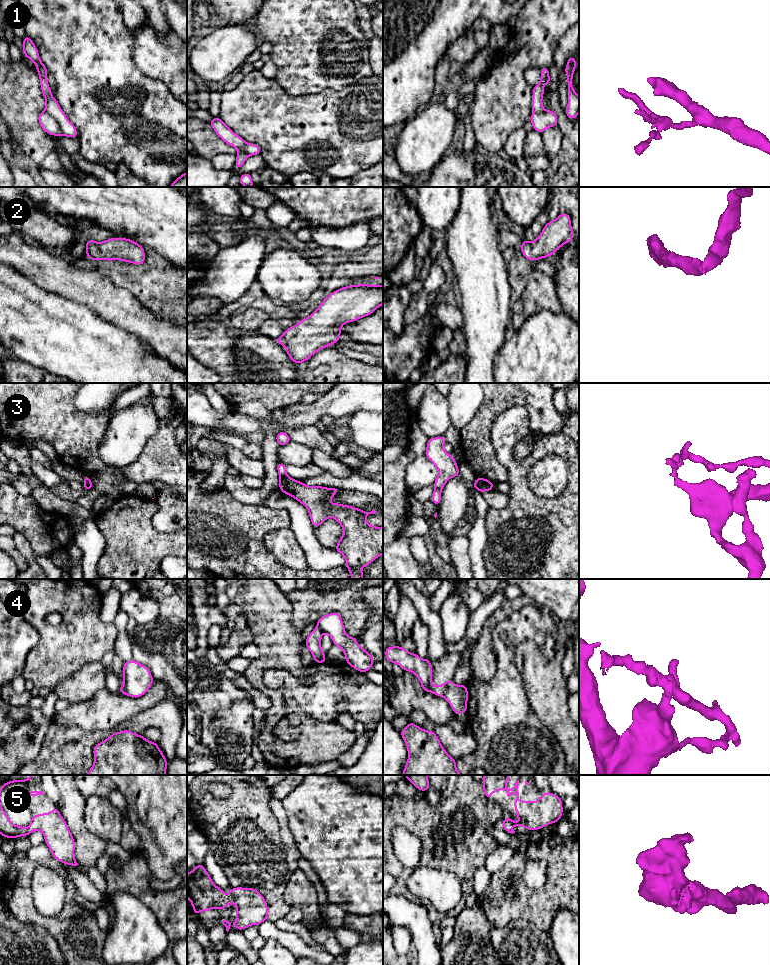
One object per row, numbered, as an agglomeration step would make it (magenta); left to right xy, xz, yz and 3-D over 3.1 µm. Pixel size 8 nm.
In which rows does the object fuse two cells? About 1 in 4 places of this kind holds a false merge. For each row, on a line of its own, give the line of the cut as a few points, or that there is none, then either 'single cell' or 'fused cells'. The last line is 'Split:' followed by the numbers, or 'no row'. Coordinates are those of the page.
1: cut xy (44, 110), (56, 120), (61, 134); fused cells
2: cut none; single cell
3: cut xz (286, 475), (280, 477); fused cells
4: cut xz (317, 626), (323, 632); fused cells
5: cut none; single cell
Split: 1, 3, 4

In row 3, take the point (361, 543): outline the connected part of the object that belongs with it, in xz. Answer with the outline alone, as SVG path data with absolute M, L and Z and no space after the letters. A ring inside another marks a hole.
M289 476L280 477L279 488L281 492L290 495L307 508L313 527L320 526L329 517L334 518L341 525L344 533L339 539L335 550L340 552L345 558L351 579L364 579L361 569L383 554L383 526L375 527L366 523L366 517L369 514L375 514L376 511L365 512L348 505L332 504L330 499L335 496L338 489L307 486L302 481L296 481Z

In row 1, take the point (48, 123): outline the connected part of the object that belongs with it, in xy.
M43 111L38 117L41 128L52 136L61 135L60 125L57 120L49 113Z

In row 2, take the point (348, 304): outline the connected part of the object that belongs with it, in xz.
M349 285L337 289L326 297L318 308L307 318L303 318L293 327L275 340L283 345L291 360L298 365L307 361L317 351L324 349L339 341L341 327L348 322L354 322L360 318L372 314L383 304L383 285Z

